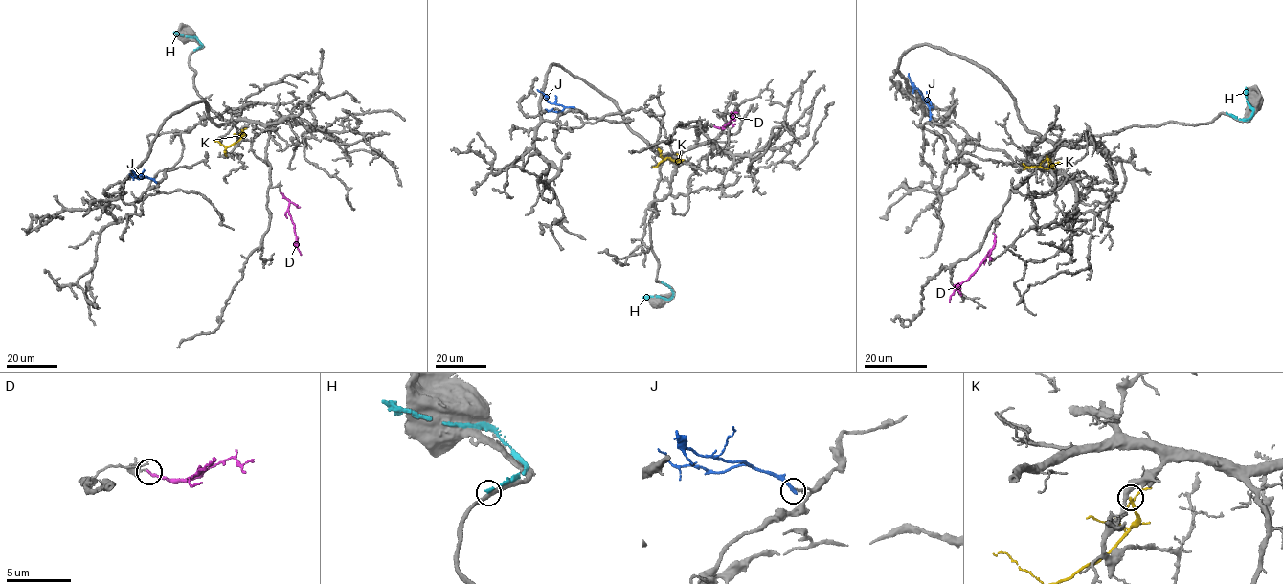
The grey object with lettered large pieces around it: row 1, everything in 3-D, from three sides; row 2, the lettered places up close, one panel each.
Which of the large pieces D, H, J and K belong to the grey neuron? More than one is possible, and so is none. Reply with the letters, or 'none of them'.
none of them

